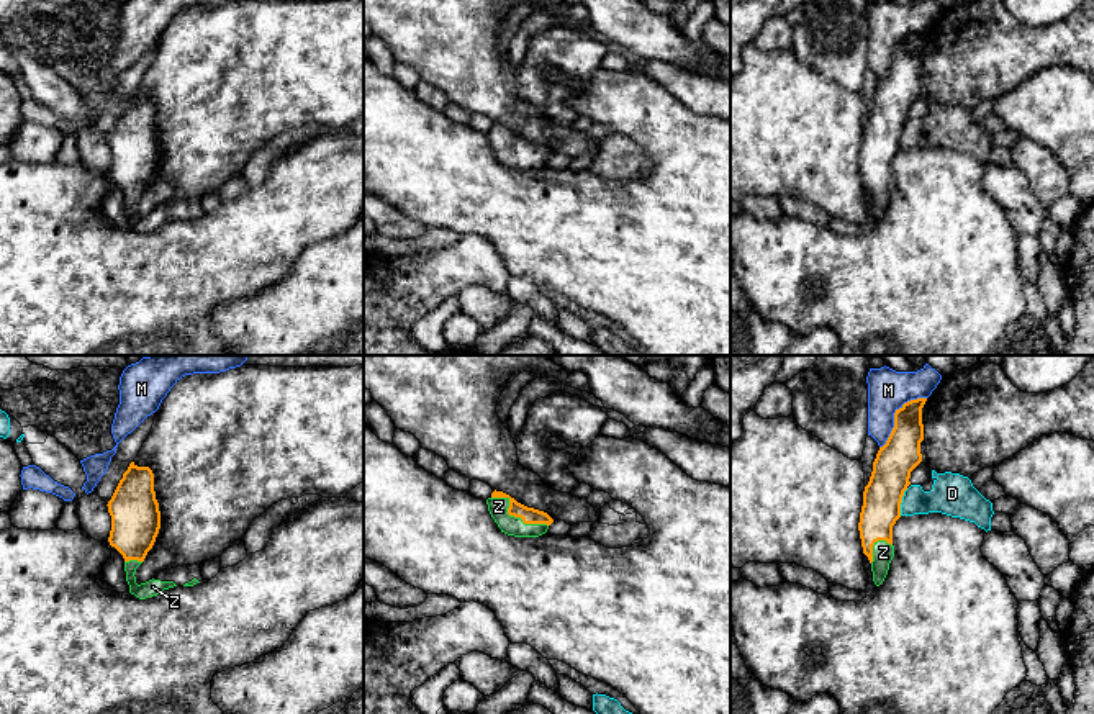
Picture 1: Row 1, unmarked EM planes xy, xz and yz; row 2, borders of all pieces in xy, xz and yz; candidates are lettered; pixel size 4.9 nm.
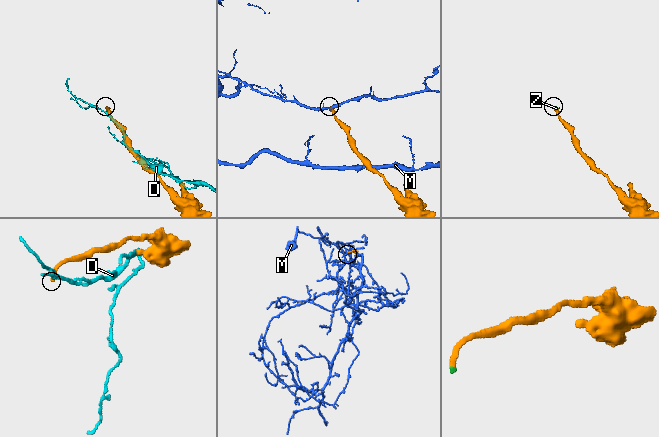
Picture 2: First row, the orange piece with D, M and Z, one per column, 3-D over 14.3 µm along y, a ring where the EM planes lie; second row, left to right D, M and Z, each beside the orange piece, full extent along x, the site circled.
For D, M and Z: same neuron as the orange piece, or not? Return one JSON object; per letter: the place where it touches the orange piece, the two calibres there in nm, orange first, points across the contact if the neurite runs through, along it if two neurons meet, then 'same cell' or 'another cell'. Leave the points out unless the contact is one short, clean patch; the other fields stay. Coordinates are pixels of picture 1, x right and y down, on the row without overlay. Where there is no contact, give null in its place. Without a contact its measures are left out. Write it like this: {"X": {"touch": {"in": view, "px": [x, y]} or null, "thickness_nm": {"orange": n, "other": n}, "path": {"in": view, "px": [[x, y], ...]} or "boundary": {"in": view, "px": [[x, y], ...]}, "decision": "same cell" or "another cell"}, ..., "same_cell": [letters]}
{"D": {"touch": {"in": "yz", "px": [901, 135]}, "thickness_nm": {"orange": 190, "other": 200}, "boundary": {"in": "yz", "px": [[908, 122], [899, 148]]}, "decision": "another cell"}, "M": {"touch": {"in": "yz", "px": [895, 48]}, "thickness_nm": {"orange": 190, "other": 200}, "decision": "another cell"}, "Z": {"touch": {"in": "xz", "px": [513, 148]}, "thickness_nm": {"orange": 80, "other": 100}, "path": {"in": "xz", "px": [[528, 148], [513, 148], [498, 140]]}, "decision": "same cell"}, "same_cell": ["Z"]}

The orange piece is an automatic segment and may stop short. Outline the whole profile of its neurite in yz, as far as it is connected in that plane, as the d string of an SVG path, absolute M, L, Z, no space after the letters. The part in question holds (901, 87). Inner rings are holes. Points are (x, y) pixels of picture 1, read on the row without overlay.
M927 31L911 33L896 43L894 61L876 87L863 124L858 164L876 219L884 215L894 190L893 159L901 151L901 136L911 118L911 105L922 95L925 34Z

